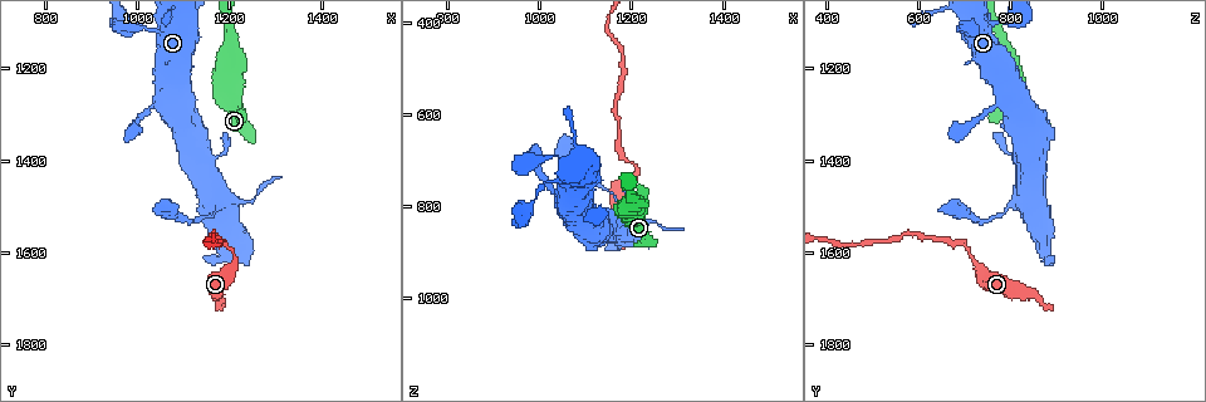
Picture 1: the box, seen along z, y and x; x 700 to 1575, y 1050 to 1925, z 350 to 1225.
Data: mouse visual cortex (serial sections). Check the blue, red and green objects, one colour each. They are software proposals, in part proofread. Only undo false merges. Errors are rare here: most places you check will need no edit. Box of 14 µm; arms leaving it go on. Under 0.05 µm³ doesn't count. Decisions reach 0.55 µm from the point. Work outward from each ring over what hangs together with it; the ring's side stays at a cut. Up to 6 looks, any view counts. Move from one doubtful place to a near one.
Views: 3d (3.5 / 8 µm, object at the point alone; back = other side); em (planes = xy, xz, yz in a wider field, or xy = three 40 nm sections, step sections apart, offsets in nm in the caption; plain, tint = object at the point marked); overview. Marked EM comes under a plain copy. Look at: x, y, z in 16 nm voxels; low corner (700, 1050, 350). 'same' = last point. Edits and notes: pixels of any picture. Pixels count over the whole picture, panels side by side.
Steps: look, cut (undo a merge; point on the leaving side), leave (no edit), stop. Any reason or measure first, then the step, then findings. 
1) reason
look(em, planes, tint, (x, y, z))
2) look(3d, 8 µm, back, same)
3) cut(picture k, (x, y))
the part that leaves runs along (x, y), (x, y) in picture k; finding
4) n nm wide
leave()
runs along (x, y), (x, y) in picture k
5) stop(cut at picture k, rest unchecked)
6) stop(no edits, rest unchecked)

thick turns thin
look(3d, 8 µm, (1205, 1620, 730))

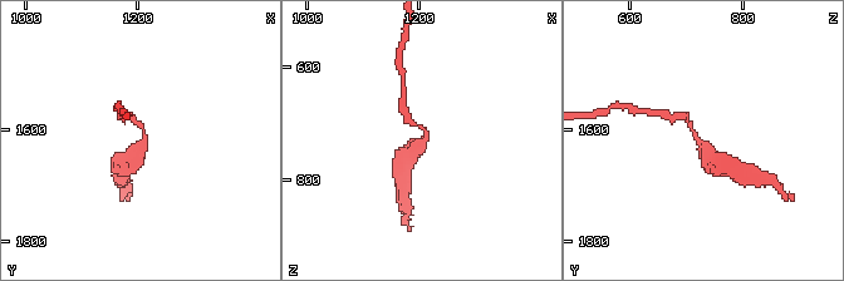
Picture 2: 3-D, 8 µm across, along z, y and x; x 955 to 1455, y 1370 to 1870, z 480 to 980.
closer look
look(3d, 3.5 µm, (1210, 1630, 725))

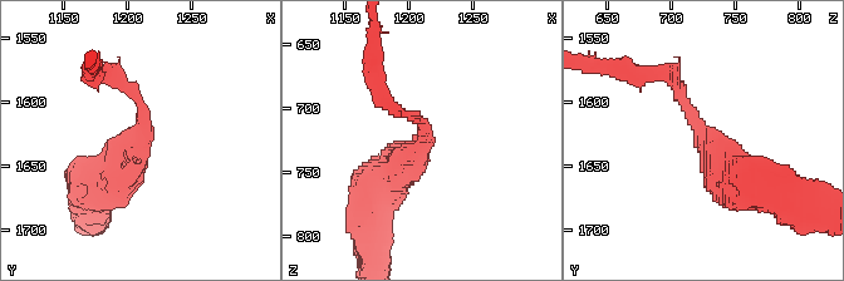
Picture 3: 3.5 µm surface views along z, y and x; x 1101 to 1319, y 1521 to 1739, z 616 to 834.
look(em, xy, step 5, tint, (1210, 1628, 728))

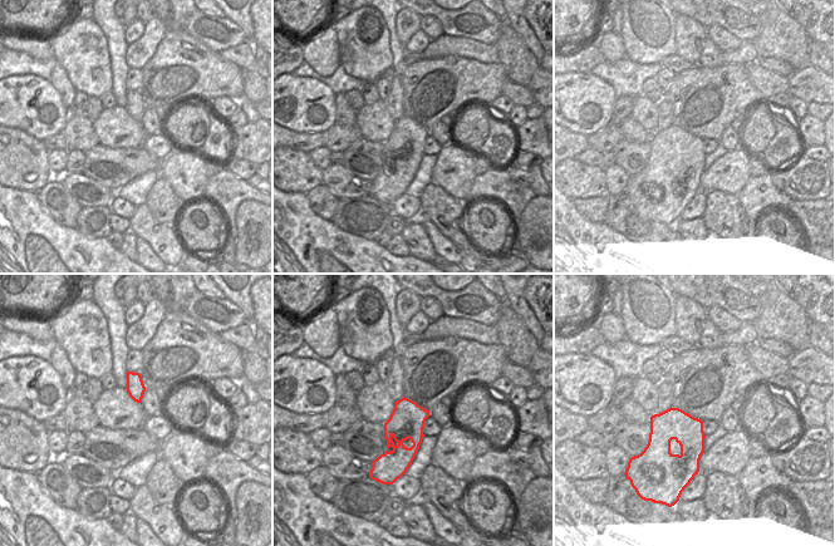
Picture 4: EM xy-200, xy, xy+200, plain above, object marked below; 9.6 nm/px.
leave()
runs along (752, 187), (695, 122), (672, 75) in picture 3; one cell here

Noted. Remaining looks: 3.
sharp bend
look(3d, 3.5 µm, (1160, 1510, 850))

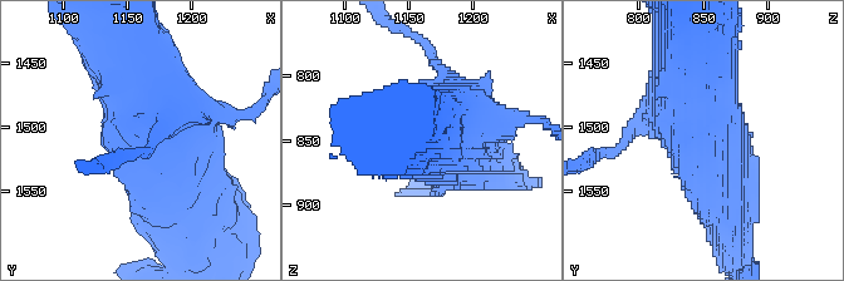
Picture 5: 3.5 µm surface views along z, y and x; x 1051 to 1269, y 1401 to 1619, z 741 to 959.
shape alone is not enough
look(em, xy, step 3, tint, (1166, 1506, 846))

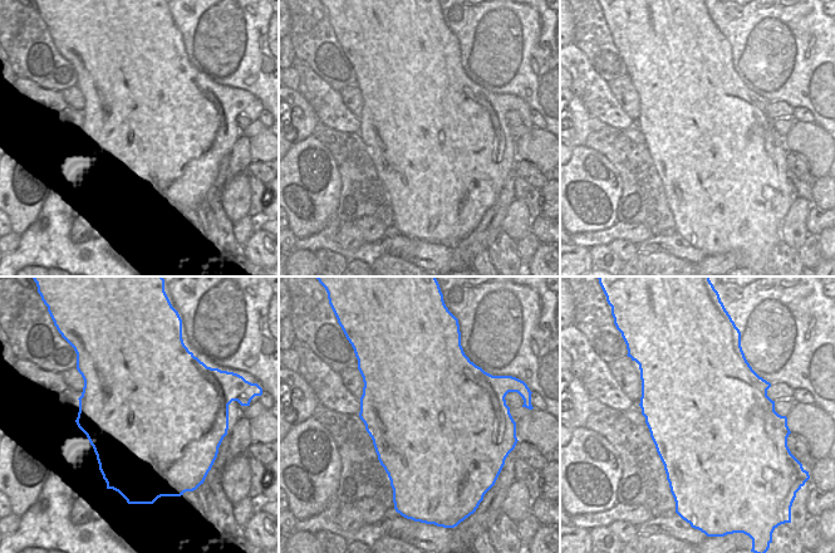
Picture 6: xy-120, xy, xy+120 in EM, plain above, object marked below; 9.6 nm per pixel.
leave()
all the same cell

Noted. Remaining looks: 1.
stop(no edits, rest unchecked)

